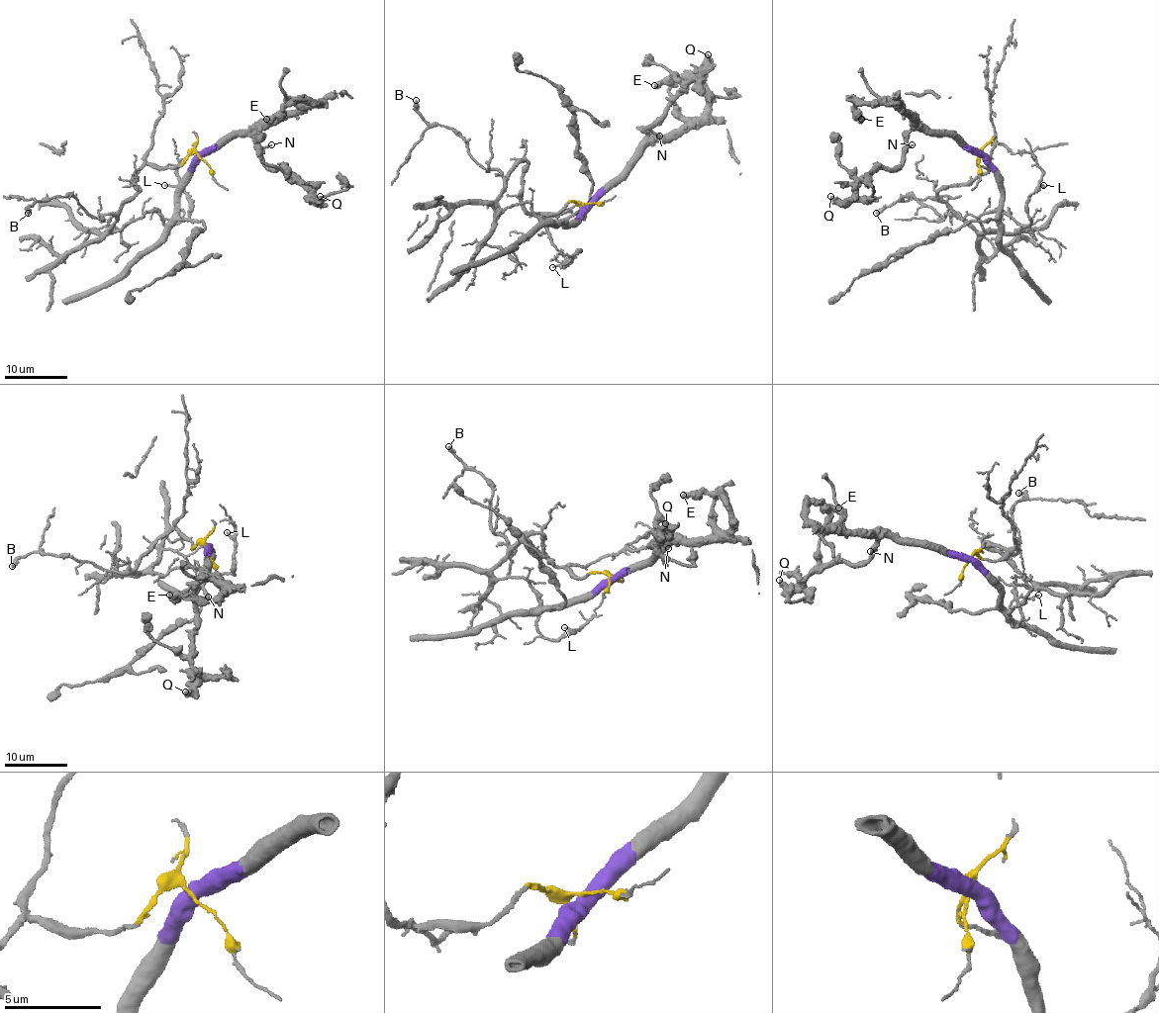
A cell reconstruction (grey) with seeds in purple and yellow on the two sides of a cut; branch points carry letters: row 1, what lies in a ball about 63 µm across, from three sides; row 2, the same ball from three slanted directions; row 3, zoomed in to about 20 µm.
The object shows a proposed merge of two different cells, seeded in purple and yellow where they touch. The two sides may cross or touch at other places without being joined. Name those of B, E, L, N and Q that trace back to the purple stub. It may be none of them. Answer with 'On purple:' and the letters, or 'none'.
On purple: E, N, Q

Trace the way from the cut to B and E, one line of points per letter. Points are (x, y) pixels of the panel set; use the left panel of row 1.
B: (199, 155), (145, 164), (116, 213), (95, 218), (72, 196), (28, 213)
E: (199, 155), (213, 152), (232, 135), (286, 119), (318, 104), (288, 102), (266, 119)

